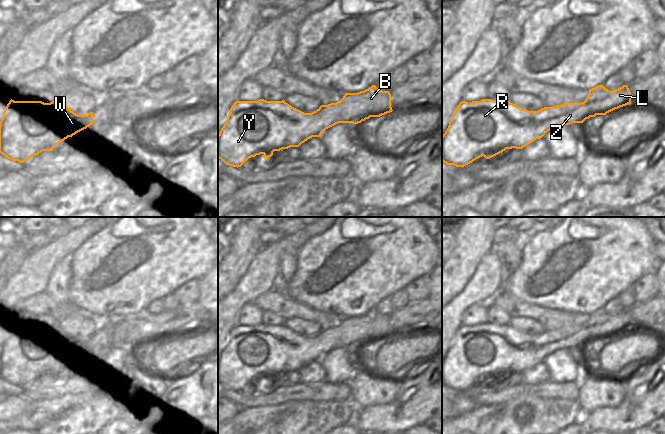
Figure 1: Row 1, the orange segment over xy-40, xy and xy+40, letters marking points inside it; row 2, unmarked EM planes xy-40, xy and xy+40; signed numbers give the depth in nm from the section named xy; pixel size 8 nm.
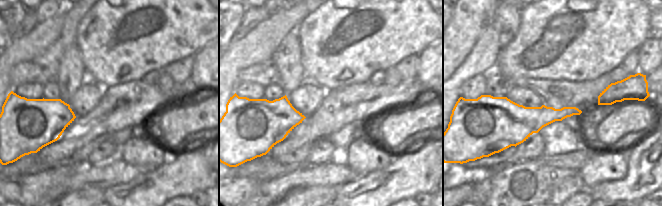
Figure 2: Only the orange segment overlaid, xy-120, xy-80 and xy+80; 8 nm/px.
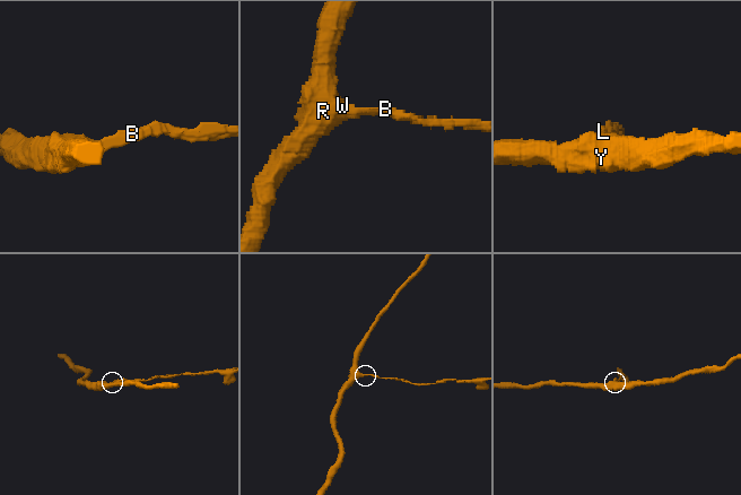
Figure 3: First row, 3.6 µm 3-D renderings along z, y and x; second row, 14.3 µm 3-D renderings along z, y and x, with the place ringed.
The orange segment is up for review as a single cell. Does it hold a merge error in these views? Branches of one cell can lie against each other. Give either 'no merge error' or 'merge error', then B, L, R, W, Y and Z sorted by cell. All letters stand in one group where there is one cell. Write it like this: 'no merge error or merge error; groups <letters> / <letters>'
no merge error; groups B L R W Y Z

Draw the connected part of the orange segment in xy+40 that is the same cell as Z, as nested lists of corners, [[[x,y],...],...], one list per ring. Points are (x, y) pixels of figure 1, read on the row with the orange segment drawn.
[[[598,85],[589,89],[589,94],[582,103],[564,103],[554,107],[544,107],[538,111],[522,109],[510,101],[492,99],[470,103],[461,101],[453,112],[447,130],[442,135],[442,161],[447,165],[463,168],[482,156],[490,159],[506,149],[522,149],[536,139],[542,138],[558,125],[583,123],[590,117],[606,115],[628,104],[631,104],[631,92],[627,85],[614,91]]]

